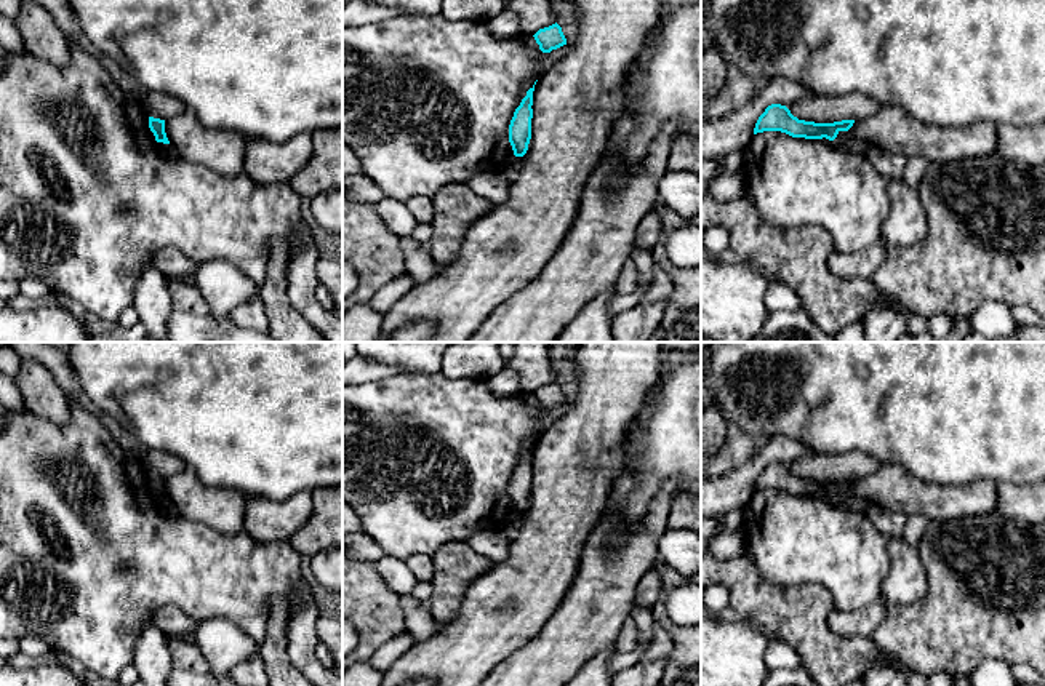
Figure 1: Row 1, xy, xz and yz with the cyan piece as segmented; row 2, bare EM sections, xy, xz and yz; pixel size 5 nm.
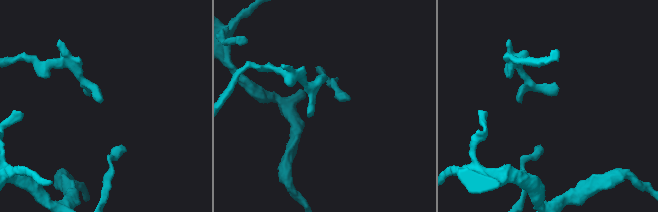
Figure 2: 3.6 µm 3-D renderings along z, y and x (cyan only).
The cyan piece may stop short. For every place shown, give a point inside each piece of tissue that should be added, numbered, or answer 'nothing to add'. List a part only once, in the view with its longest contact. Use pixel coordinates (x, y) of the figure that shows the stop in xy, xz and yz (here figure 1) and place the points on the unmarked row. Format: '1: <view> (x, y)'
nothing to add

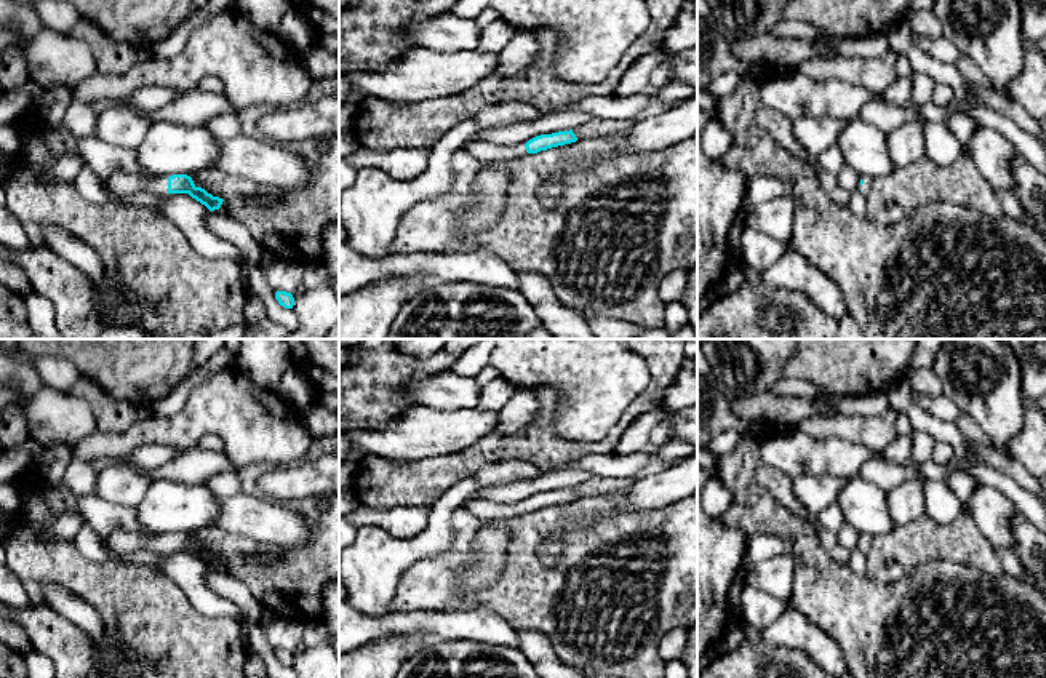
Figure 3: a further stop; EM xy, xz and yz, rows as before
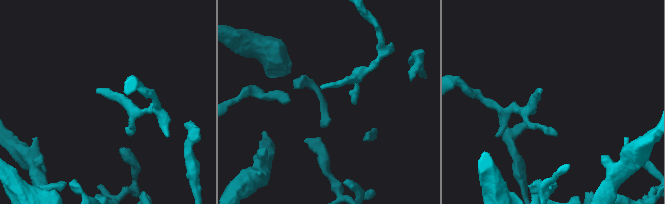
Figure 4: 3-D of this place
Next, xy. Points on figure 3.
1: xy (123, 541)

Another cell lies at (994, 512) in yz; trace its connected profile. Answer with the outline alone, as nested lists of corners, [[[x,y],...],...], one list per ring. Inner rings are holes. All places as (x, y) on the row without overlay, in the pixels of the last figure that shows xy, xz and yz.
[[[979,486],[976,493],[963,502],[974,518],[980,532],[995,548],[1014,552],[1012,520],[1017,512],[1016,504],[990,486]]]

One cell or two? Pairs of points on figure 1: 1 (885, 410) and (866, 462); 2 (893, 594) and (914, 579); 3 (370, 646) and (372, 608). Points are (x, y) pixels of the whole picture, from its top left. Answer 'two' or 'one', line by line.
1: two
2: one
3: one

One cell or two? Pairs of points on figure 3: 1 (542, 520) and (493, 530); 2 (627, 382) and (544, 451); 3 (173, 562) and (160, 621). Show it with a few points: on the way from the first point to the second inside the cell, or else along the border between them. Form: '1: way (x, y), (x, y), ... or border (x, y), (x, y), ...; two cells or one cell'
1: border (507, 518), (512, 534); two cells
2: border (549, 424), (563, 437), (598, 442); two cells
3: border (135, 565), (151, 565), (160, 570), (194, 606); two cells

